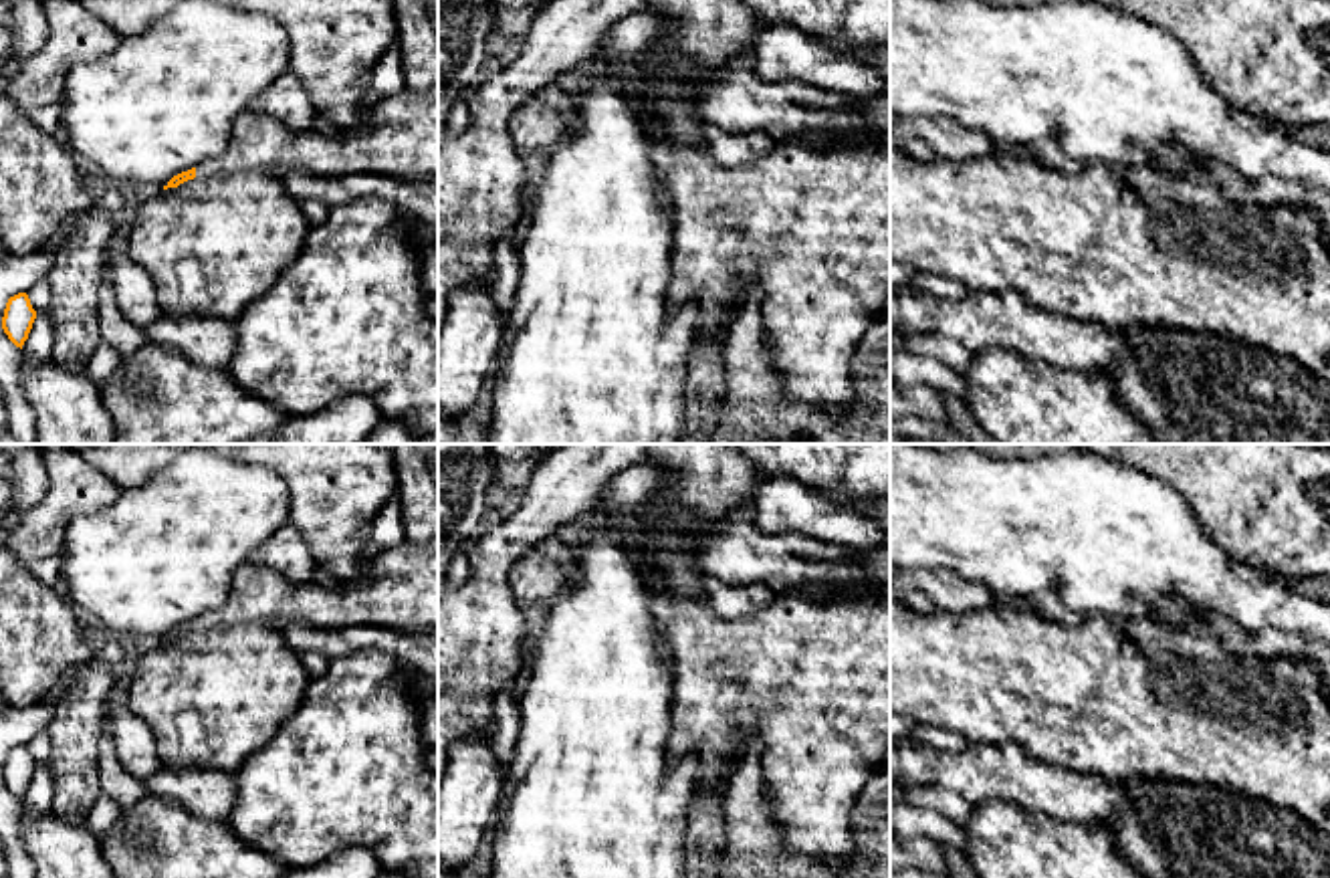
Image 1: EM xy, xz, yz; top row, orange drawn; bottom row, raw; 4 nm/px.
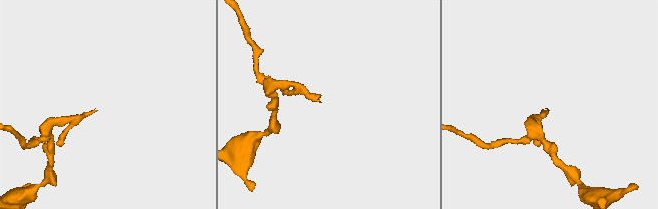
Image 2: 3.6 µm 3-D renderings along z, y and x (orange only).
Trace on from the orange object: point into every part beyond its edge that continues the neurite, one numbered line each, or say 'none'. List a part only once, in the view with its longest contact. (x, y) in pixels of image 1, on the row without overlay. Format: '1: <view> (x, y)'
1: xy (402, 594)

